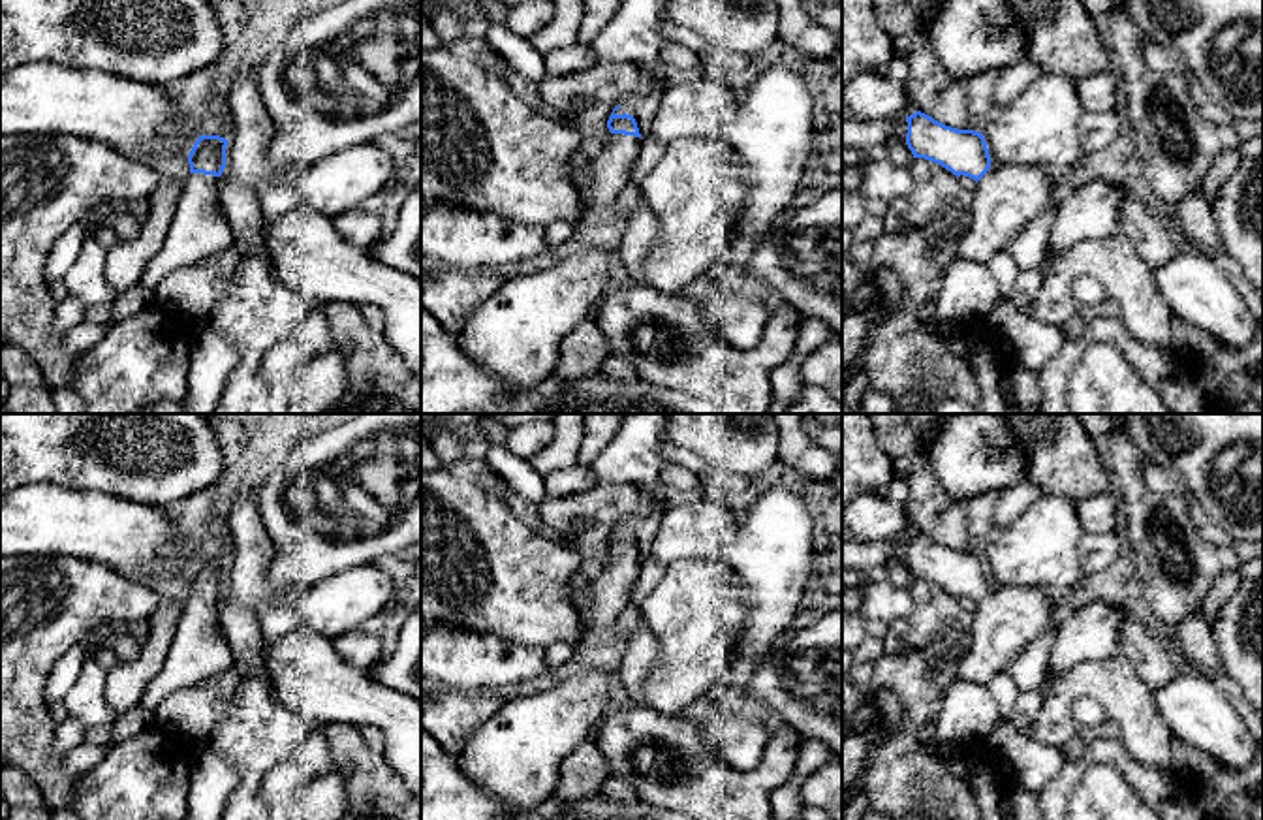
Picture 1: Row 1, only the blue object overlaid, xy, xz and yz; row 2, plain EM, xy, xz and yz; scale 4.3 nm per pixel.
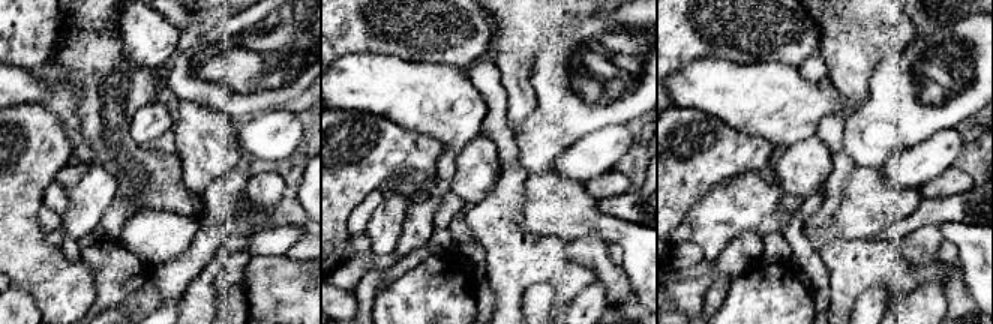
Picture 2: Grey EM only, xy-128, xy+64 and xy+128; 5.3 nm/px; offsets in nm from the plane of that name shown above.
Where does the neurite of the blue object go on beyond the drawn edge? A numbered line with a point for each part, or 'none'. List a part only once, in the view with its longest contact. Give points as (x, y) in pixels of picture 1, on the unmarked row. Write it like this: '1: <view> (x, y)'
1: xy (200, 649)

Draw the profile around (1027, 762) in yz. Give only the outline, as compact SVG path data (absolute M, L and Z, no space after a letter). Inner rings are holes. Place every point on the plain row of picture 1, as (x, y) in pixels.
M1000 718L983 750L1006 779L1028 792L1039 792L1068 762L1064 749L1026 735L1011 718Z

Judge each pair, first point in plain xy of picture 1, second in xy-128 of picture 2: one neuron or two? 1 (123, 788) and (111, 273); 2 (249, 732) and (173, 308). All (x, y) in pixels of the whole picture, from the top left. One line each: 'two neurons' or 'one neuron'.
1: one neuron
2: two neurons

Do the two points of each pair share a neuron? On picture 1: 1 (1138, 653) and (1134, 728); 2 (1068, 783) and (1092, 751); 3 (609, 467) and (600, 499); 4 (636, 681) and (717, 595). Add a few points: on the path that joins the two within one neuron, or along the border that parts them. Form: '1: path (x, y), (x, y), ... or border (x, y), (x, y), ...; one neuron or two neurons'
1: border (1121, 653), (1130, 668), (1153, 689); two neurons
2: path (1070, 775), (1087, 758); one neuron
3: border (639, 484), (598, 486); two neurons
4: border (643, 617), (658, 649), (645, 702); two neurons

